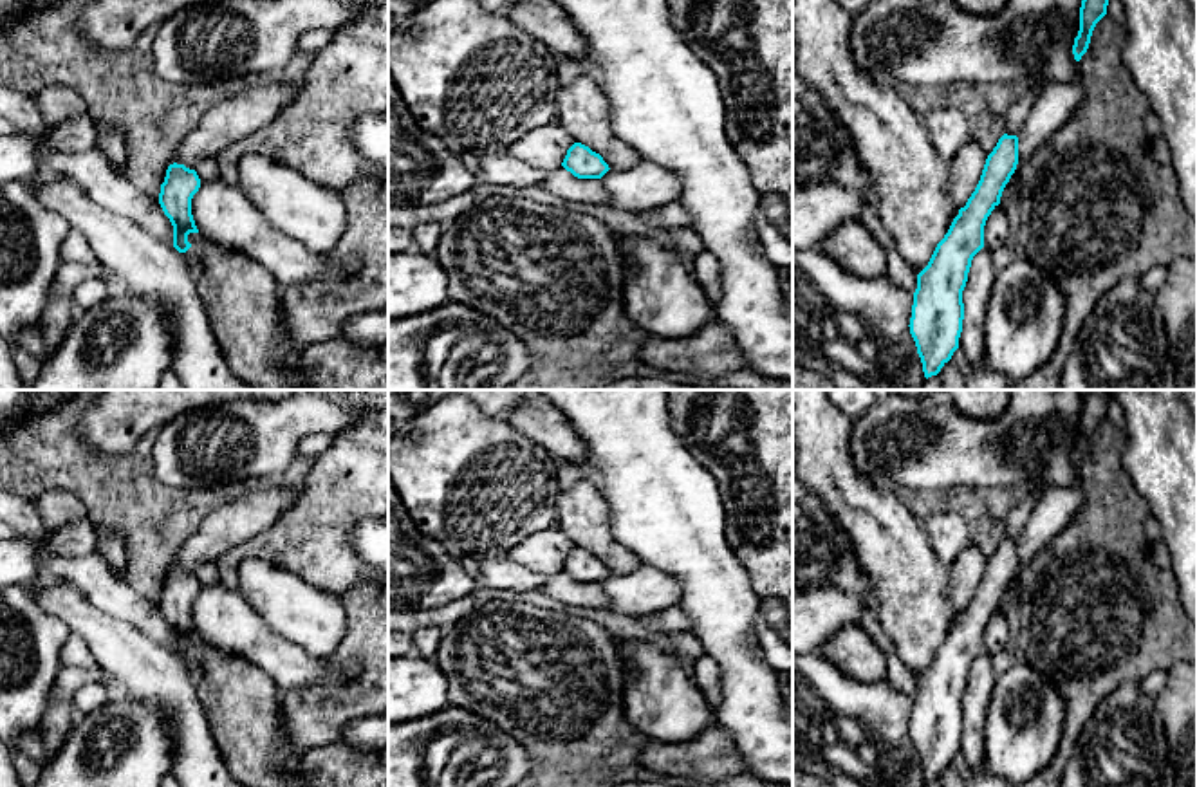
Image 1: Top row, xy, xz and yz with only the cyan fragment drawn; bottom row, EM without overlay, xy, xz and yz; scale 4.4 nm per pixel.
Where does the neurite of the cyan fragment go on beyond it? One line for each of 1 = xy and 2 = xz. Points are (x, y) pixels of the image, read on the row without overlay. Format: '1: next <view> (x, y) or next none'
1: next none
2: next none

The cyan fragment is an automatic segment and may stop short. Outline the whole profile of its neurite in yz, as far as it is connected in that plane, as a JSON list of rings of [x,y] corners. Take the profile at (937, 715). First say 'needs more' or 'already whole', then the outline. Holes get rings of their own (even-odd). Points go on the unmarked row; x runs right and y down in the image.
already whole; [[[1004,538],[988,560],[980,585],[937,648],[928,670],[917,679],[910,738],[924,782],[937,780],[959,753],[962,695],[973,661],[984,652],[984,630],[1000,608],[1002,596],[1018,569],[1018,542]]]

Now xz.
already whole; [[[574,547],[561,570],[578,583],[601,583],[610,572],[603,561],[581,547]]]

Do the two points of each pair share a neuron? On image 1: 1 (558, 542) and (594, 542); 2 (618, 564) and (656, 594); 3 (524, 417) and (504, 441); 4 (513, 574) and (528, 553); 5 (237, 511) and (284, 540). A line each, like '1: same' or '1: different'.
1: different
2: different
3: different
4: different
5: different

